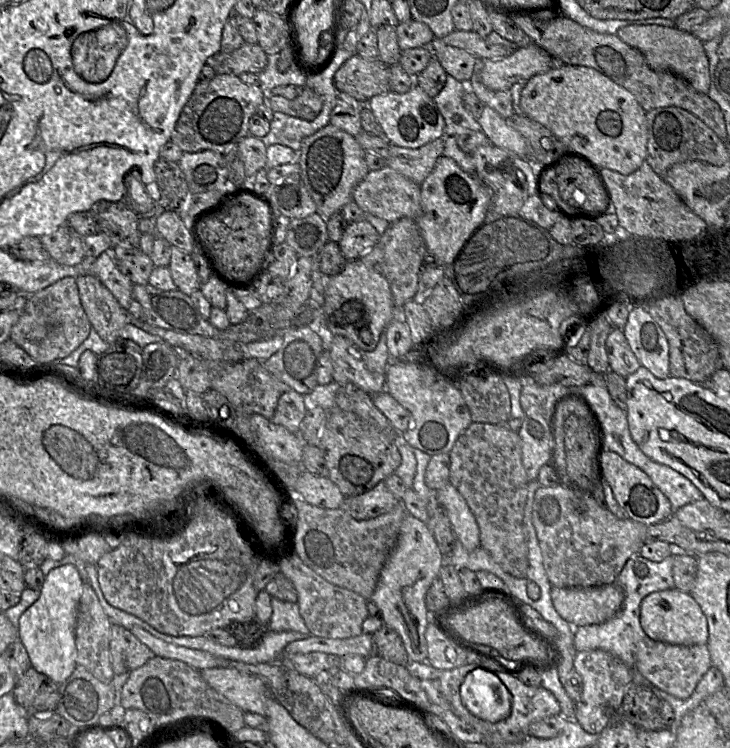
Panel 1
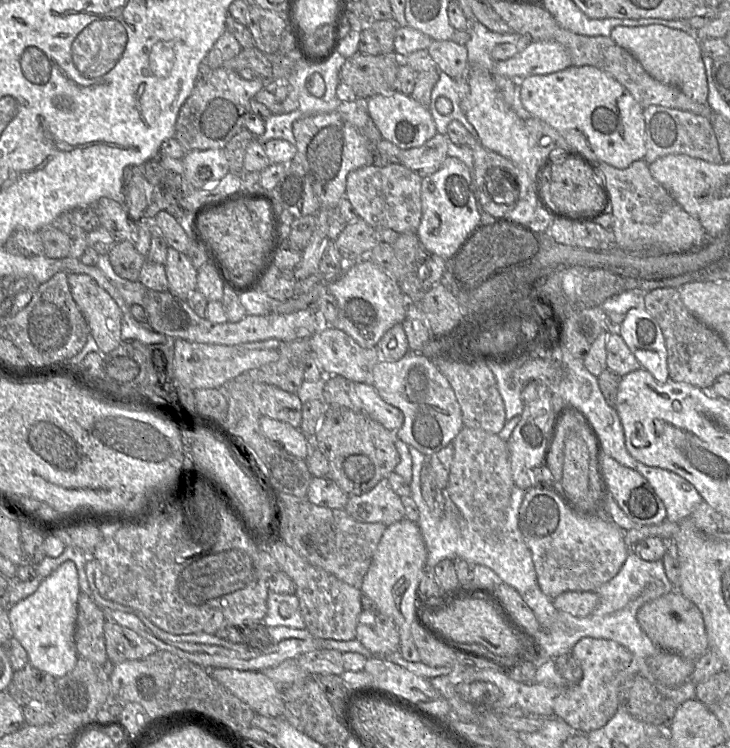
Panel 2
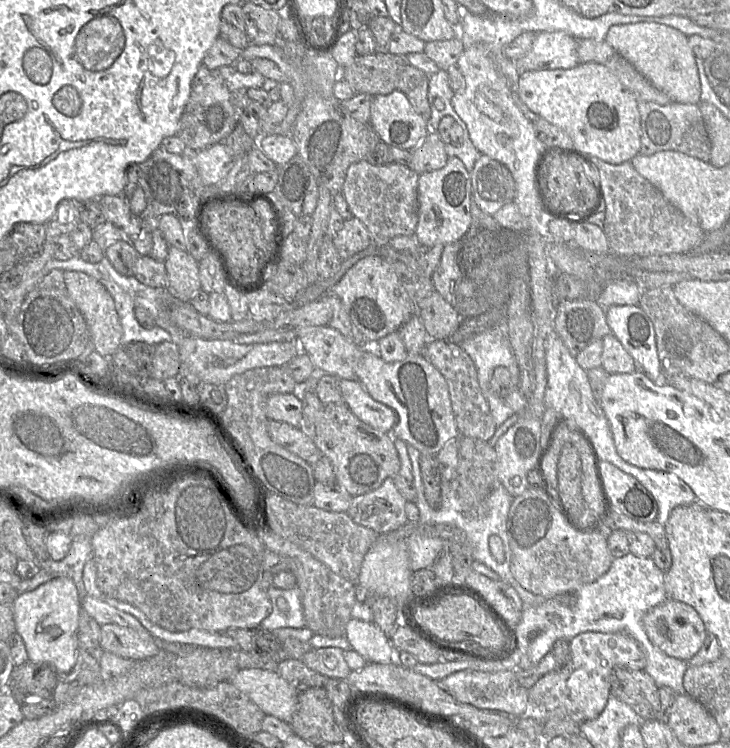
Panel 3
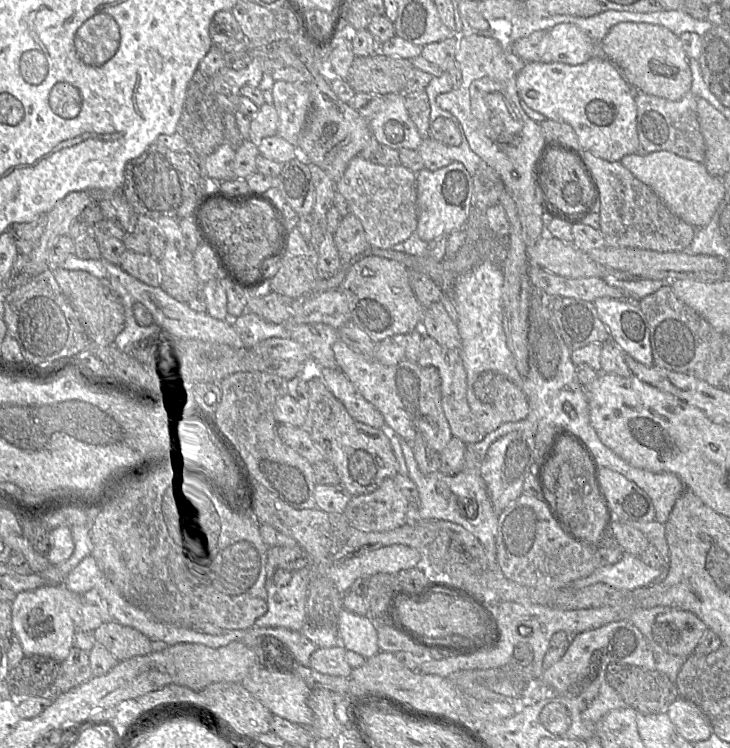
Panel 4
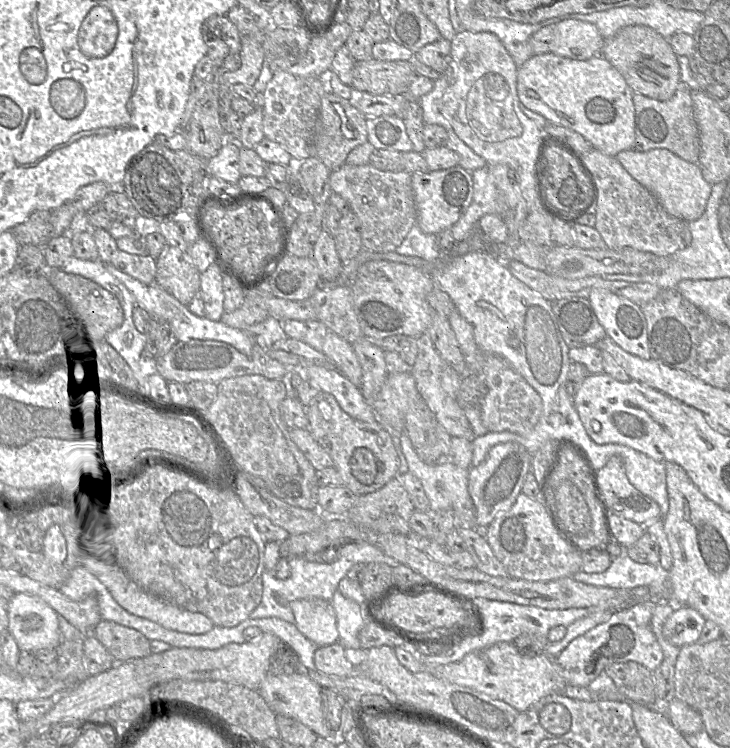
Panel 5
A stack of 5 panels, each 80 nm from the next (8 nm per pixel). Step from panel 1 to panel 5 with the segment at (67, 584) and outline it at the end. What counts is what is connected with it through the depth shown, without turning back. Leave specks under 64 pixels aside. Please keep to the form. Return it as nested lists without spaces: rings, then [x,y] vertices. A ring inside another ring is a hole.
[[[16,593],[8,602],[8,630],[21,650],[58,648],[63,638],[58,613],[43,599]]]

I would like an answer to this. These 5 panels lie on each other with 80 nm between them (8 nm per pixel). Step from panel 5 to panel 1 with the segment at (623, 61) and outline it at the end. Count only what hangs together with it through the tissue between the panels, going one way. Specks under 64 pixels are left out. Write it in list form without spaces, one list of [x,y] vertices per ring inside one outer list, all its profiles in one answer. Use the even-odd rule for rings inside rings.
[[[629,25],[620,28],[616,35],[629,46],[639,50],[652,70],[670,71],[686,80],[699,93],[708,94],[711,83],[709,61],[703,42],[691,32],[660,25]]]

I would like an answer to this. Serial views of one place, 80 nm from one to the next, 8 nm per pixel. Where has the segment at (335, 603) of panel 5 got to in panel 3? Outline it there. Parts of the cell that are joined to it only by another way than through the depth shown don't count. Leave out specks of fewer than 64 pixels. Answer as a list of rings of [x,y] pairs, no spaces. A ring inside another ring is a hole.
[[[350,619],[344,636],[352,650],[359,653],[368,663],[387,664],[395,661],[396,652],[389,637],[372,621]]]

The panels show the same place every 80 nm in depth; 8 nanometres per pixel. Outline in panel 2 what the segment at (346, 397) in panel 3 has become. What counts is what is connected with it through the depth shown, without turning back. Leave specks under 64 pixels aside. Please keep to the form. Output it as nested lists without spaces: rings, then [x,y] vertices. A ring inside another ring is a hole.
[[[354,383],[354,391],[362,403],[362,412],[385,429],[397,432],[403,425],[404,414],[386,403],[371,384]]]

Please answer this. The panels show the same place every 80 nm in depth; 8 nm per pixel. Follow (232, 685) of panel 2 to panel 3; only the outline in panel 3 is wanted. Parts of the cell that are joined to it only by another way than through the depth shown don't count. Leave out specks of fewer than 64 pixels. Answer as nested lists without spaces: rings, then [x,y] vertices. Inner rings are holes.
[[[275,668],[239,669],[230,679],[265,715],[290,723],[299,692]]]

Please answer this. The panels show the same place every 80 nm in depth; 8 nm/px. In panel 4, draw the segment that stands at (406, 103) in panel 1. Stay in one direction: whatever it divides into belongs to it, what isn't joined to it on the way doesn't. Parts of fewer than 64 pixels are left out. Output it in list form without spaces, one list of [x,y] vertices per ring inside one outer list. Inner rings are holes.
[[[403,93],[385,96],[384,107],[369,121],[372,136],[392,149],[418,150],[422,143],[416,125],[405,107]]]

